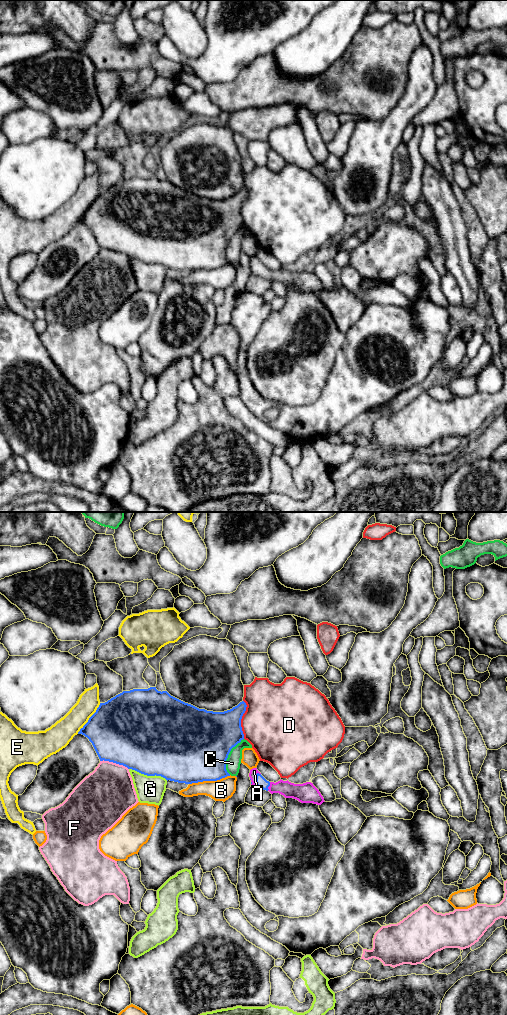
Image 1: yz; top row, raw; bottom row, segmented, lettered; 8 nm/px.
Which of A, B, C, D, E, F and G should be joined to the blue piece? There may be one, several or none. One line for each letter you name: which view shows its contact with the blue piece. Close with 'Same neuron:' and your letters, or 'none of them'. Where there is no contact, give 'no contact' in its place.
A: yz
Same neuron: A

